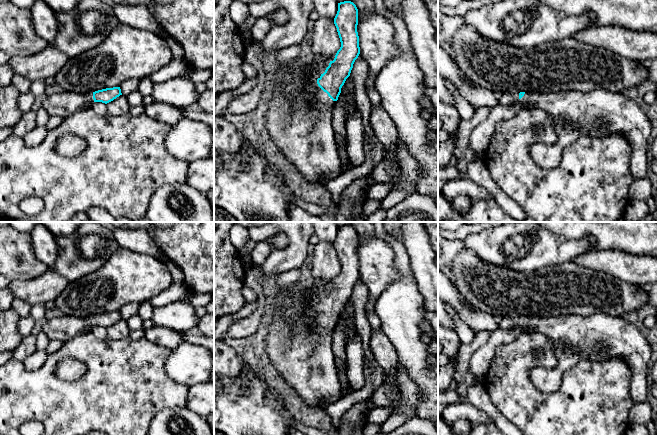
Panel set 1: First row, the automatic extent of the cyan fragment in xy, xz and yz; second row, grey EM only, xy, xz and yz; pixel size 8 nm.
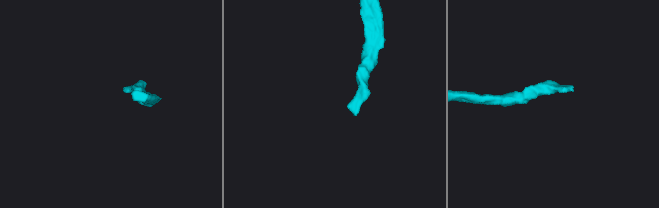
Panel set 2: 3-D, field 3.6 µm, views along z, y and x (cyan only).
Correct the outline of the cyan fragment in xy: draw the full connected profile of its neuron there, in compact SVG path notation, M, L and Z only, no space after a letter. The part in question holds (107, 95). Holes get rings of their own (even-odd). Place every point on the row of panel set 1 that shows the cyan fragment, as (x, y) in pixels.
M120 87L106 88L87 94L62 91L45 98L42 107L50 116L65 119L80 110L91 108L94 102L107 104L120 95L122 95Z

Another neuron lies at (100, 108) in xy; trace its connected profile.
M94 102L91 108L95 111L98 115L105 115L108 113L107 106L105 103L102 102Z

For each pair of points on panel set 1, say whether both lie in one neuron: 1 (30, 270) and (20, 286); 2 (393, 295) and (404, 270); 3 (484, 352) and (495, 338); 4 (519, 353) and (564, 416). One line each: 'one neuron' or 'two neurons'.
1: two neurons
2: one neuron
3: one neuron
4: one neuron

